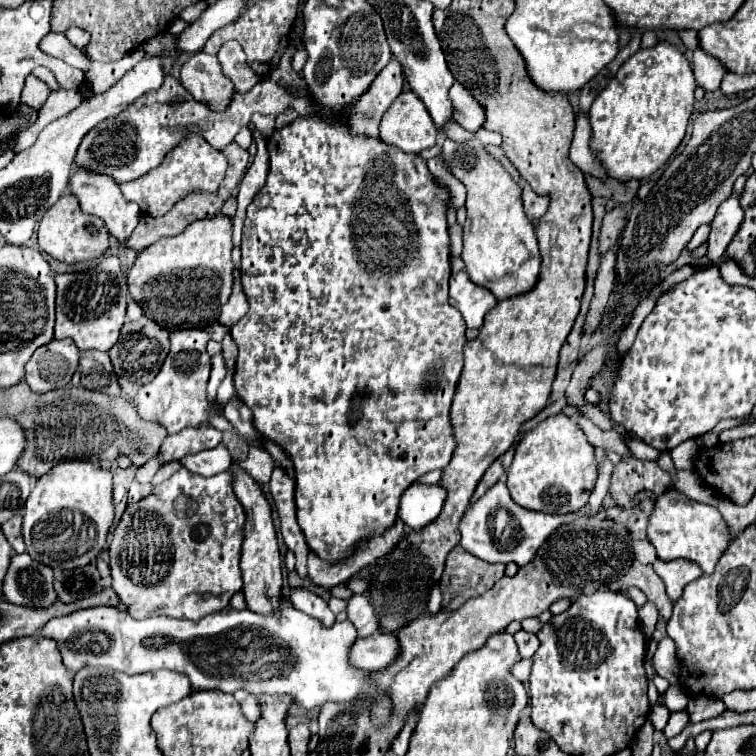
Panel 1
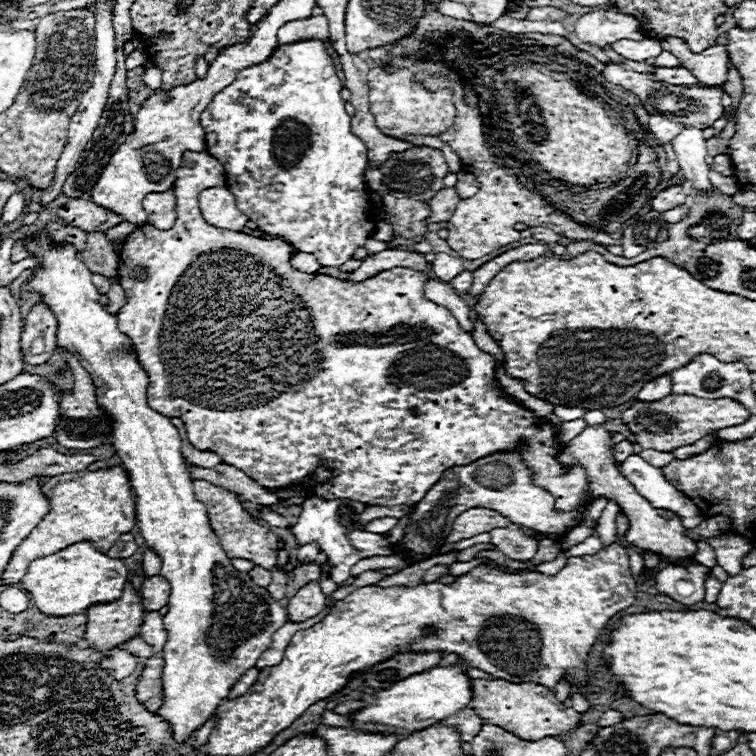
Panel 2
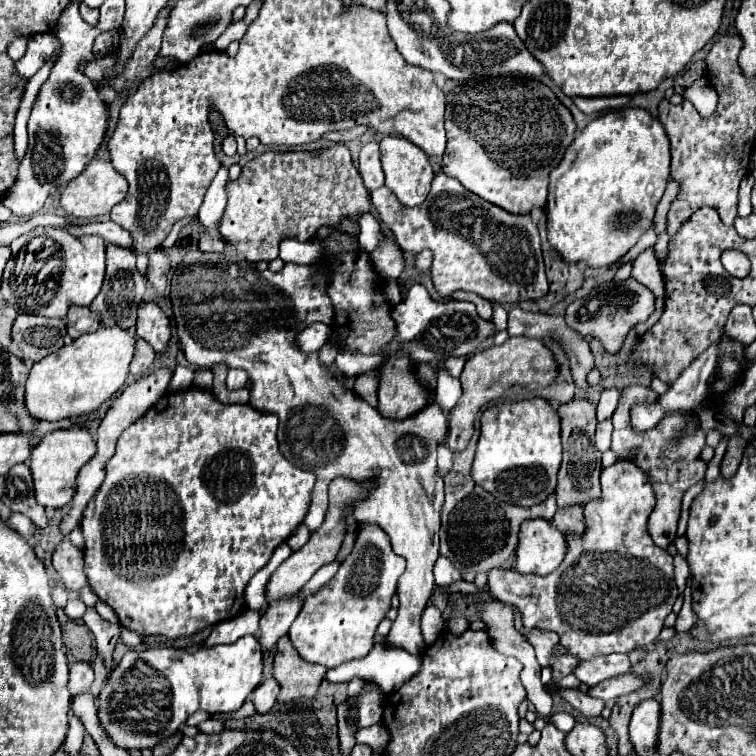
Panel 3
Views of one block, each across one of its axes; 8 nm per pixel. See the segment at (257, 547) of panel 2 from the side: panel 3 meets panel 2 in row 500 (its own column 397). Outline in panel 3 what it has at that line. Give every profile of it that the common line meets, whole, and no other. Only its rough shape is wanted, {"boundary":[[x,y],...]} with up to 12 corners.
{"boundary":[[442,172],[420,206],[370,198],[432,282],[500,304],[548,294],[530,214]]}

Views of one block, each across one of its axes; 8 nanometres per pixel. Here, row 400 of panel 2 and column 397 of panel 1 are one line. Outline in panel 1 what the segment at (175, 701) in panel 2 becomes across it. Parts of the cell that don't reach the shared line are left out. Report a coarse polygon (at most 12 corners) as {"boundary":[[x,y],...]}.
{"boundary":[[402,92],[380,138],[406,154],[436,144],[438,128],[414,92]]}

